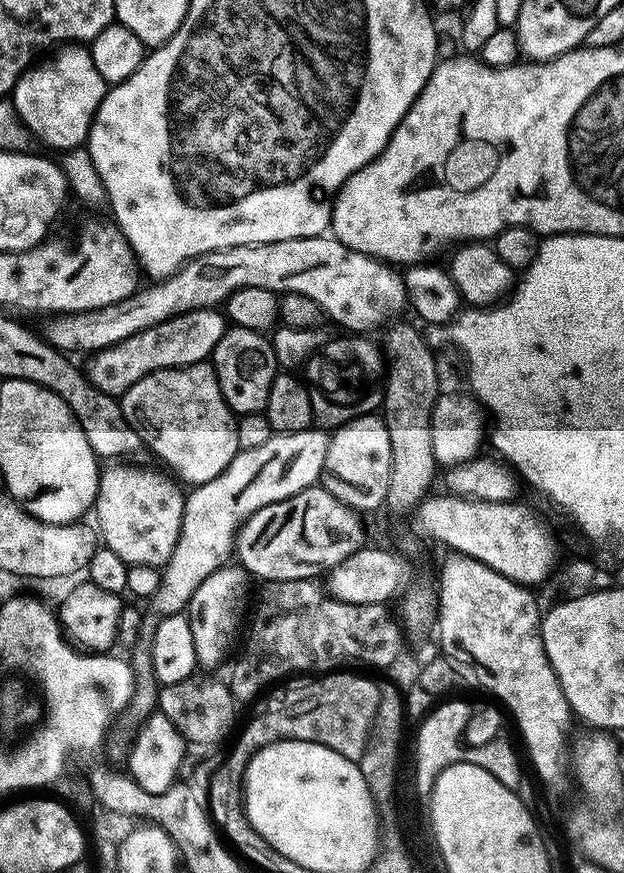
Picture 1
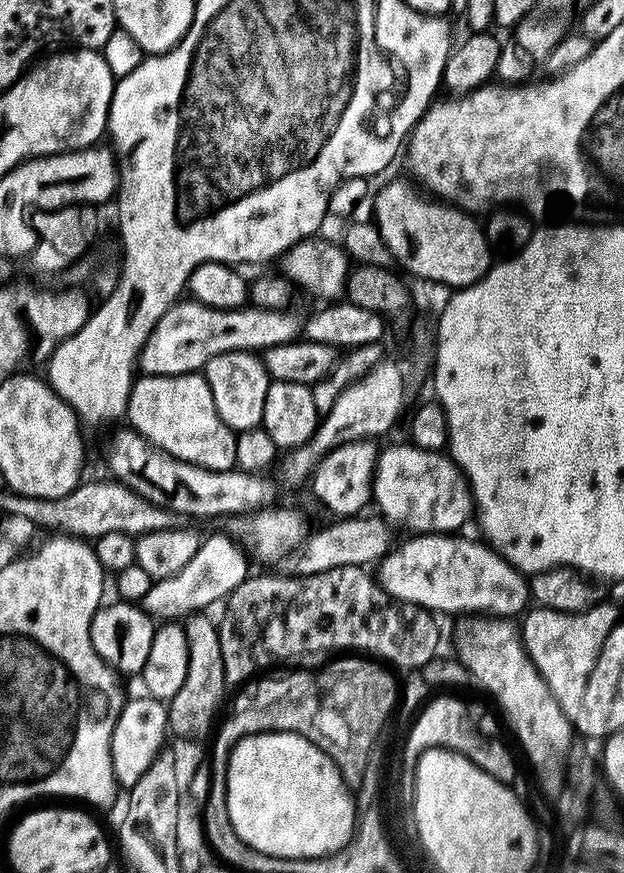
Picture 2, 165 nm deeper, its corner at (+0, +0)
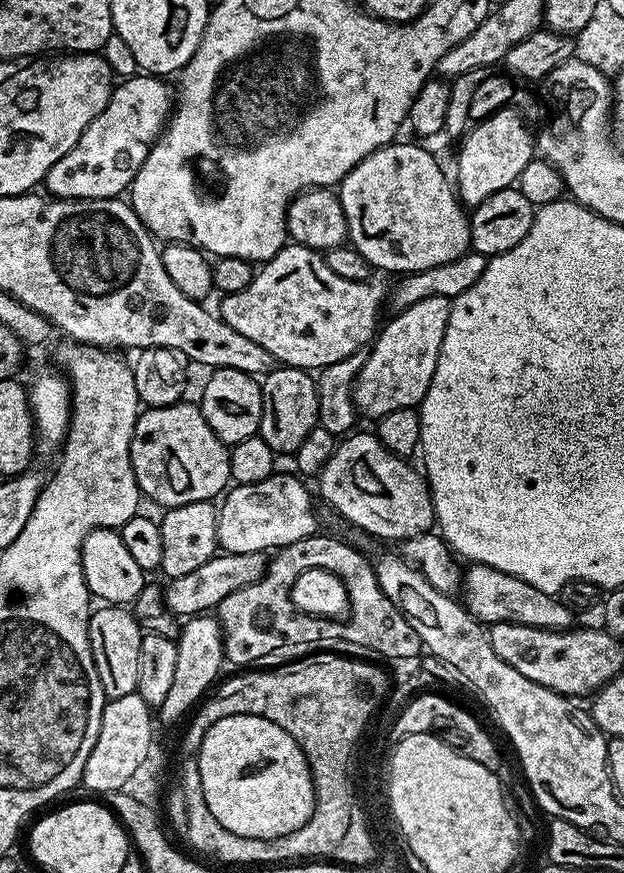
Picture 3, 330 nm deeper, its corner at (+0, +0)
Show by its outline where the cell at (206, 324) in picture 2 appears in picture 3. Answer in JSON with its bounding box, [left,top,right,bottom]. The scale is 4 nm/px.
[218,242,386,370]

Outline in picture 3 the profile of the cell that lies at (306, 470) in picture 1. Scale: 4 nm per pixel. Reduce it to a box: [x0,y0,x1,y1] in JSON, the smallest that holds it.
[352,296,452,418]

